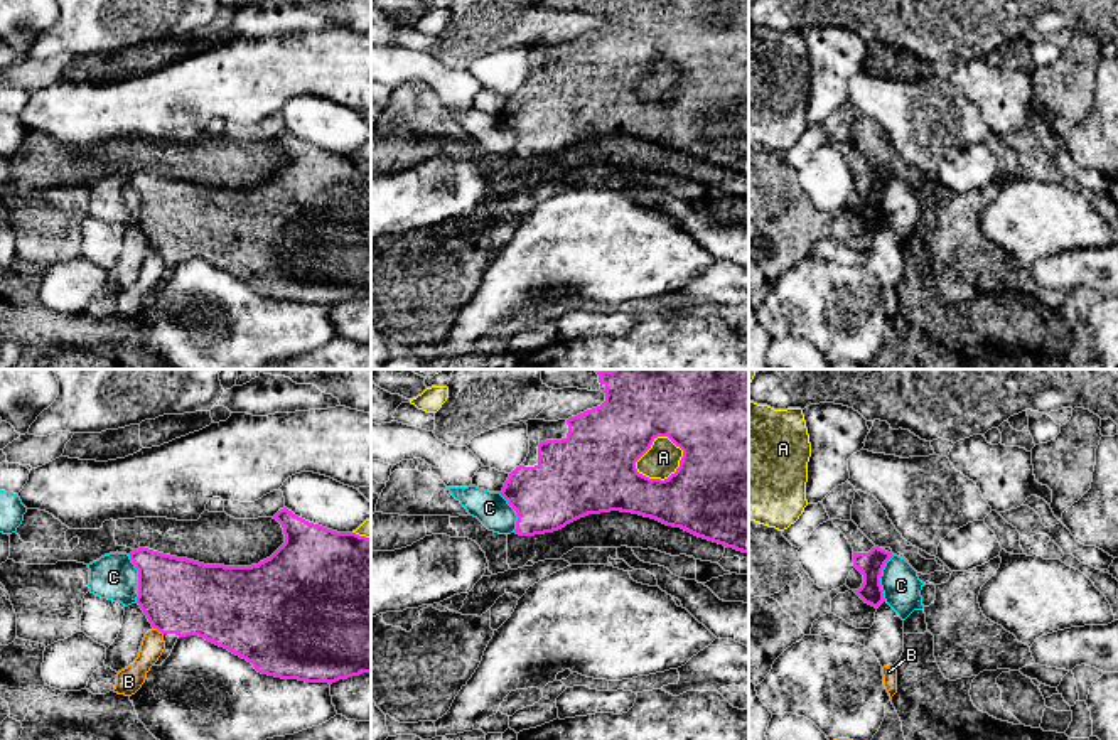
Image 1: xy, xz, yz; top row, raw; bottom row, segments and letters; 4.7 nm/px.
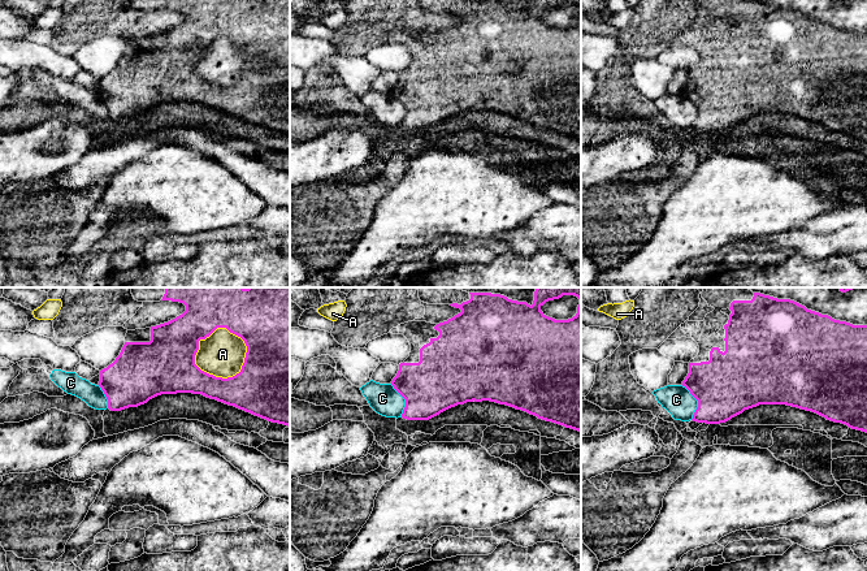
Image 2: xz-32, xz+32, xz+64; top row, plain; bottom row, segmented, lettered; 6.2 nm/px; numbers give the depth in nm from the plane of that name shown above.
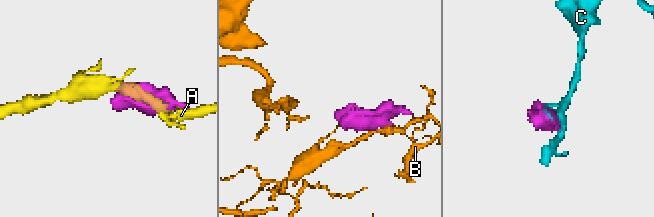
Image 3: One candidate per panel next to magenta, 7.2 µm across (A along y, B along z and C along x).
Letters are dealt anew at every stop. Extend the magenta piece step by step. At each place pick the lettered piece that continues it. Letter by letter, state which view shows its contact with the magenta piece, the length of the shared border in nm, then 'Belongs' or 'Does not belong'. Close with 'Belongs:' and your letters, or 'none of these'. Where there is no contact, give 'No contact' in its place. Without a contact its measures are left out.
A: Touches magenta in xz. Shared border 260 nm. Does not belong
B: Touches magenta in xy. Shared border 60 nm. Does not belong
C: Touches magenta in xy. Shared border 220 nm. Does not belong
Belongs: none of these

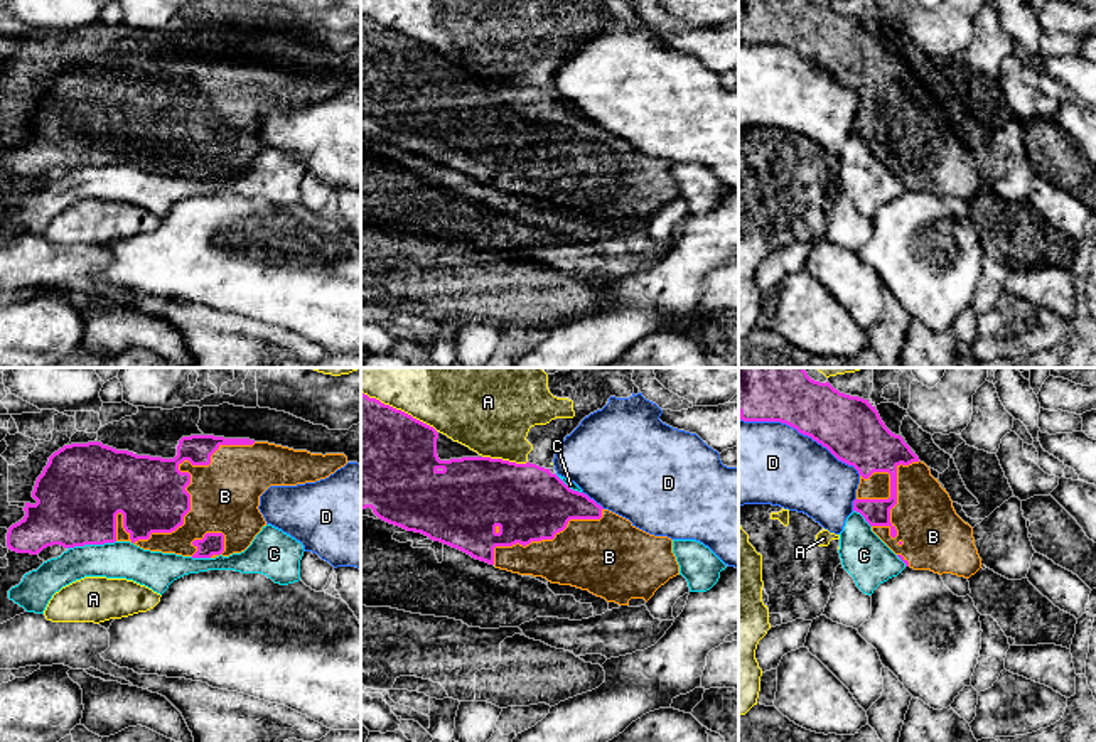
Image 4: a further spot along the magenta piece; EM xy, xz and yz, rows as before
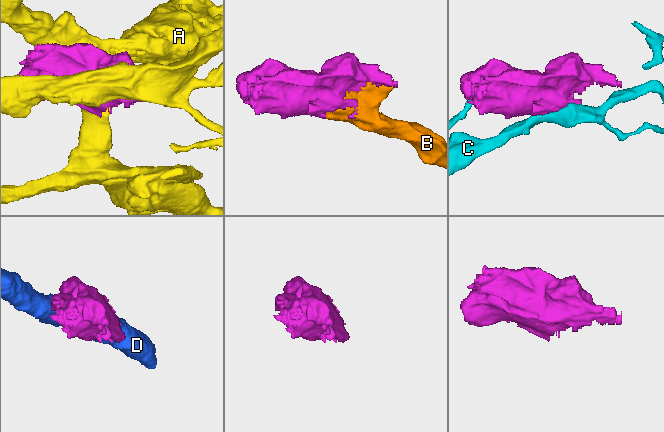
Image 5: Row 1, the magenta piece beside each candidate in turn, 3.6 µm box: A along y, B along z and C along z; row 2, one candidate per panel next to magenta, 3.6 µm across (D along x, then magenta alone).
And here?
A: Touches magenta in xz. Shared border 420 nm. Does not belong
B: Touches magenta in xy. Shared border 800 nm. Belongs
C: Touches magenta in xy. Shared border 240 nm. Does not belong
D: Touches magenta in yz. Shared border 650 nm. Does not belong
Belongs: B

